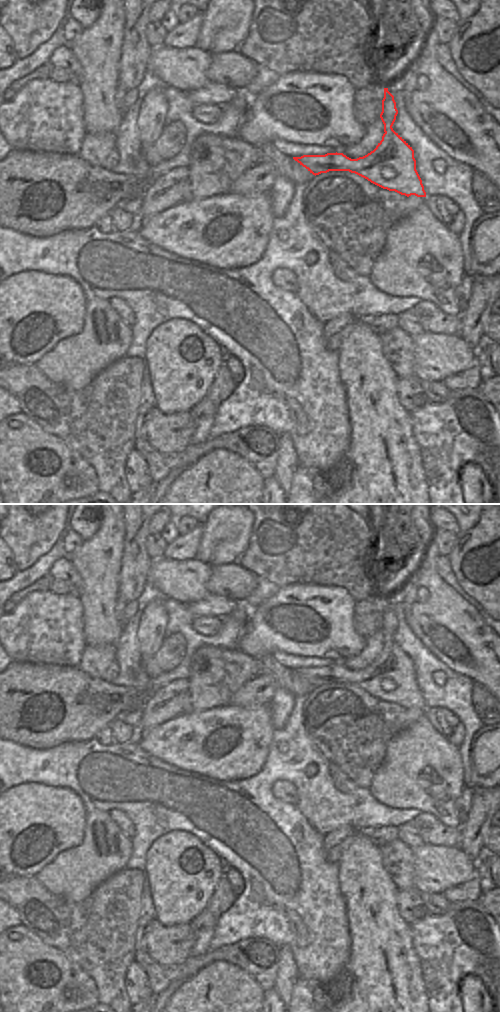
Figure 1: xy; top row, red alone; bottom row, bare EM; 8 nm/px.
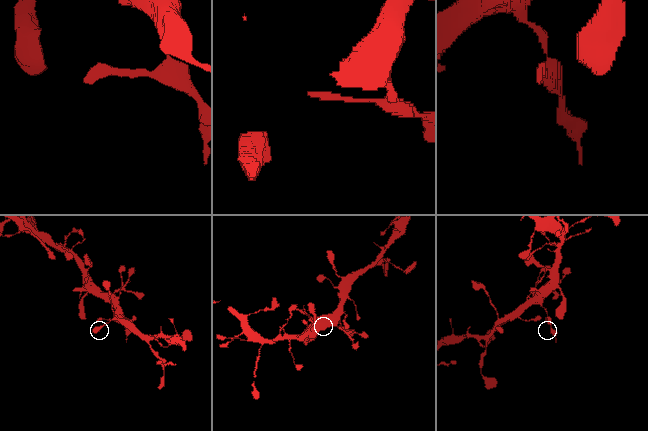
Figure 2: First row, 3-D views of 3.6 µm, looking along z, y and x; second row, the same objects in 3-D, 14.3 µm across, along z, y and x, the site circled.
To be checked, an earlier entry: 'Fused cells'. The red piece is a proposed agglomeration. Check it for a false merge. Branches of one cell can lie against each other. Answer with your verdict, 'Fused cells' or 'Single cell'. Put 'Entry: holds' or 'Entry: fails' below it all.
Fused cells
Entry: holds

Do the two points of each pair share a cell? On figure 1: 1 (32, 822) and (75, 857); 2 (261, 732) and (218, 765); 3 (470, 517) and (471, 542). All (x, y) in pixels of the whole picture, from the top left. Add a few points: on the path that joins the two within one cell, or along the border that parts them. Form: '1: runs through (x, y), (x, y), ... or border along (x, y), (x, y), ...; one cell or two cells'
1: border along (84, 835), (76, 846), (59, 852), (47, 864); two cells
2: runs through (250, 736), (229, 755); one cell
3: border along (481, 514), (474, 526), (460, 533); two cells

